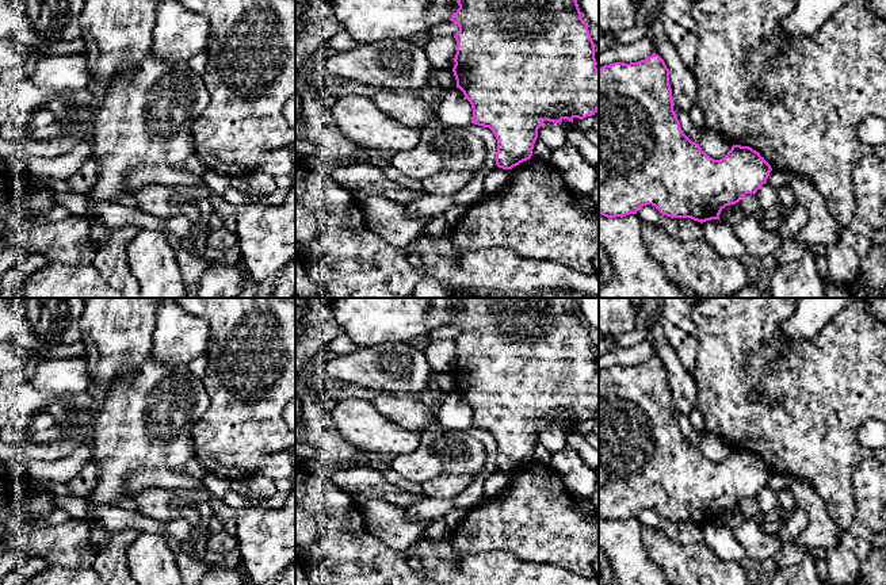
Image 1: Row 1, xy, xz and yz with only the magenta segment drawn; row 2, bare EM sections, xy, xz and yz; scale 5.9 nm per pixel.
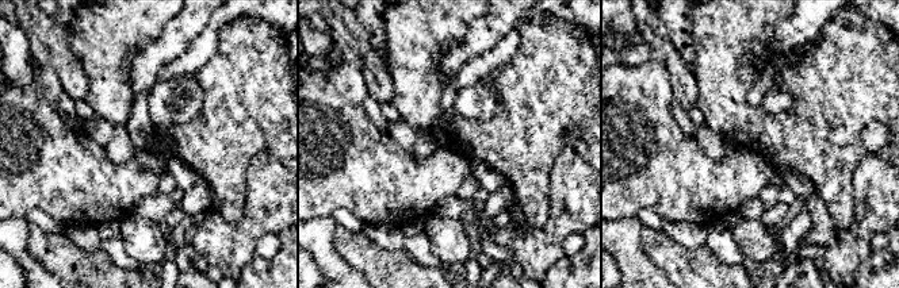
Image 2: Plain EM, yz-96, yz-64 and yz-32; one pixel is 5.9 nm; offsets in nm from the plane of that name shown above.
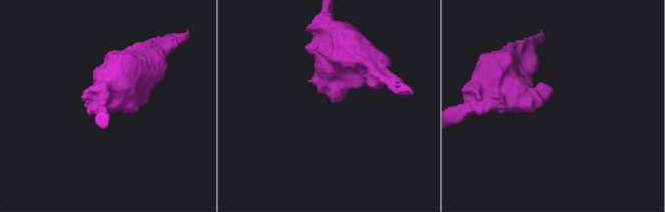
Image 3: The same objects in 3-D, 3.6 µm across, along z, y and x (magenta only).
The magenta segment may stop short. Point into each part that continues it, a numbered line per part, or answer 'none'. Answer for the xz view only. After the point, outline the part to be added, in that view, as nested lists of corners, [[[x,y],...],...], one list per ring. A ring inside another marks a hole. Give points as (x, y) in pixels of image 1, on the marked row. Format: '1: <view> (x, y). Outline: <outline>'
none

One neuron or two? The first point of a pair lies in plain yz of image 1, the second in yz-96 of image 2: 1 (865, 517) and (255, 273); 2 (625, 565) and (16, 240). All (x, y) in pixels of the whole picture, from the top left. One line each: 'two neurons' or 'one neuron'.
1: two neurons
2: one neuron

